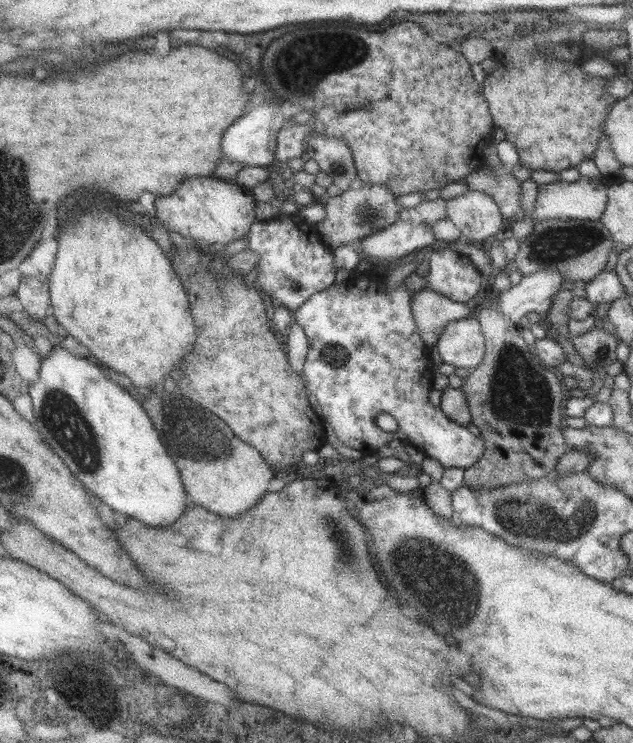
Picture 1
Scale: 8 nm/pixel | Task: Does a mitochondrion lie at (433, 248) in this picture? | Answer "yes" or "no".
no

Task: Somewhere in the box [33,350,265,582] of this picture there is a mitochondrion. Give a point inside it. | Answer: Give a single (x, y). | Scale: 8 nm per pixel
(60, 416)

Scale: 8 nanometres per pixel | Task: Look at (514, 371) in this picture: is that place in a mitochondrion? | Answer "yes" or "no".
yes

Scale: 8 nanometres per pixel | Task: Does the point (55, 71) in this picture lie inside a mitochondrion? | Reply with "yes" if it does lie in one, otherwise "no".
no

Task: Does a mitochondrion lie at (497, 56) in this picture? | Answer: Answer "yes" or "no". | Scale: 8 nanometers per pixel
no

